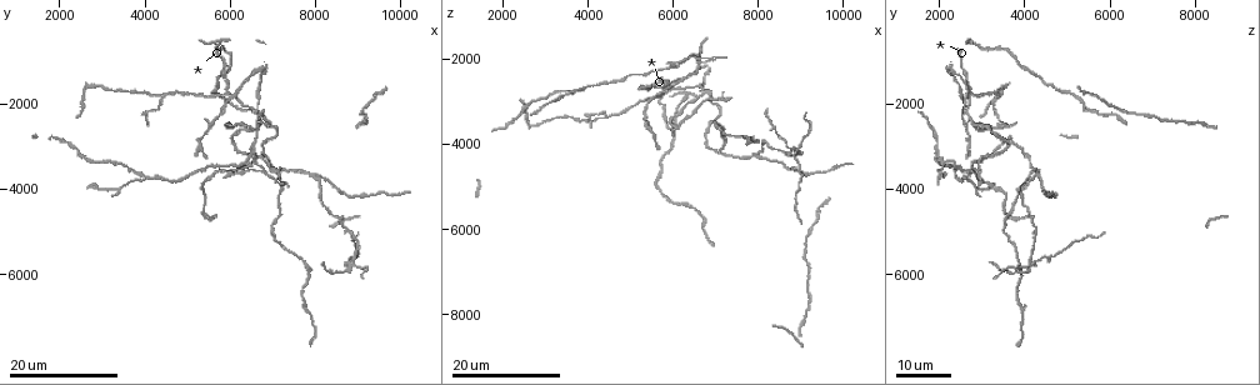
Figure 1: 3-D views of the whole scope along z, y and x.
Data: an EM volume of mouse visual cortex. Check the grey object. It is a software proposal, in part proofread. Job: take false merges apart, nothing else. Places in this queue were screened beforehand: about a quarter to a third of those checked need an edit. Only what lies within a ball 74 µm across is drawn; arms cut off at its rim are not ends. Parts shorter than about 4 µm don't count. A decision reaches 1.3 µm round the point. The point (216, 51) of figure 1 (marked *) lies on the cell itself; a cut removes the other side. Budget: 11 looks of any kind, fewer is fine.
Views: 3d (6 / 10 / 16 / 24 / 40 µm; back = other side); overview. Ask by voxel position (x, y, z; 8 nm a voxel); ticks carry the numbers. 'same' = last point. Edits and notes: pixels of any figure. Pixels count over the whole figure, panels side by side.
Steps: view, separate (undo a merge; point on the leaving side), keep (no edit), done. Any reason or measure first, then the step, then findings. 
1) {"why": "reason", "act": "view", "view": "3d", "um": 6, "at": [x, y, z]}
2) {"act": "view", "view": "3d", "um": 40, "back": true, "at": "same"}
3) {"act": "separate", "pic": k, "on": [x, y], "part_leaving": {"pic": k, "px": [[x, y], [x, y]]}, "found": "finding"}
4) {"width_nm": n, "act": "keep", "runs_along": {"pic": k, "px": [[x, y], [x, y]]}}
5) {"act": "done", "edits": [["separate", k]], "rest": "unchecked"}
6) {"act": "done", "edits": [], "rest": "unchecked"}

{"why": "three arms meet", "act": "view", "view": "3d", "um": 16, "at": [6550, 2650, 2850]}

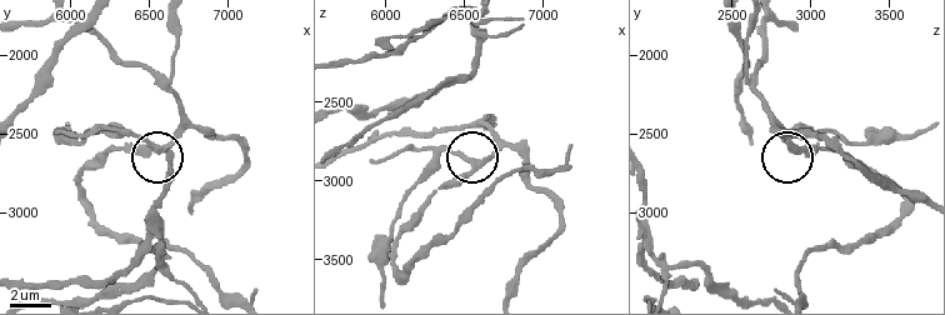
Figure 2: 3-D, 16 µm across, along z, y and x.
{"why": "zoom in", "act": "view", "view": "3d", "um": 10, "at": [6520, 2580, 2860]}

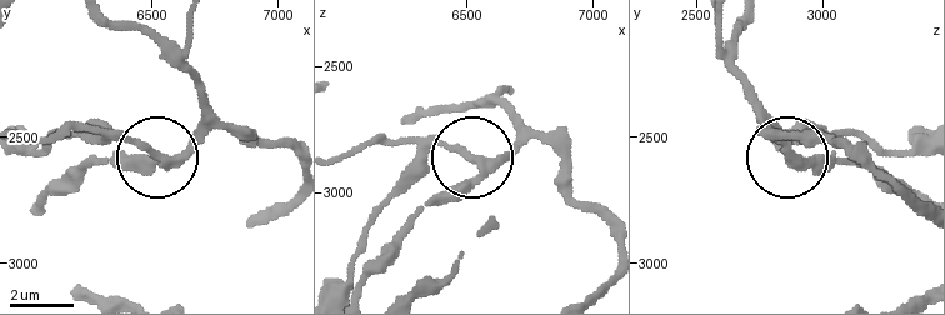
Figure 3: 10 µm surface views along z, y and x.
{"act": "separate", "pic": 3, "on": [126, 134], "part_leaving": {"pic": 3, "px": [[476, 161], [448, 148], [431, 153], [373, 225], [348, 290]]}, "found": "a second cell is stuck on"}

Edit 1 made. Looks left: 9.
{"act": "view", "view": "overview"}

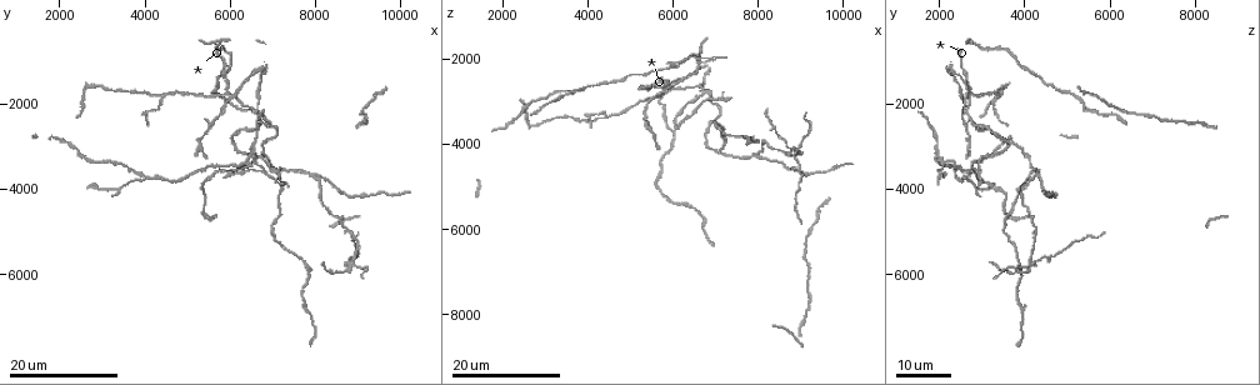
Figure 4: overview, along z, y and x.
{"why": "three arms meet", "act": "view", "view": "3d", "um": 16, "at": [7050, 3550, 4200]}

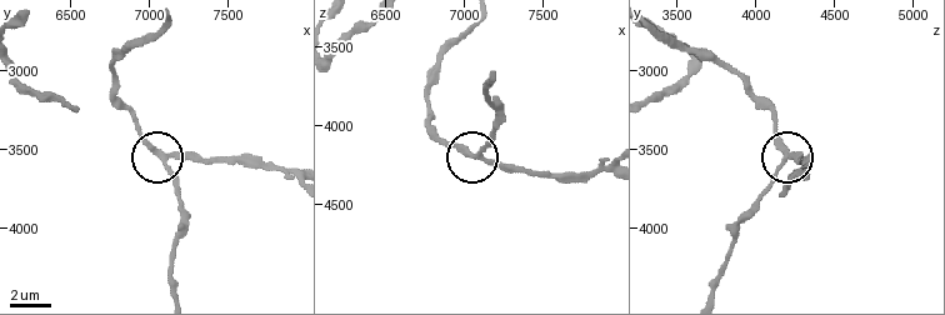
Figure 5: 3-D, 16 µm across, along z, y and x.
{"act": "view", "view": "3d", "um": 6, "at": [7120, 3540, 4200]}

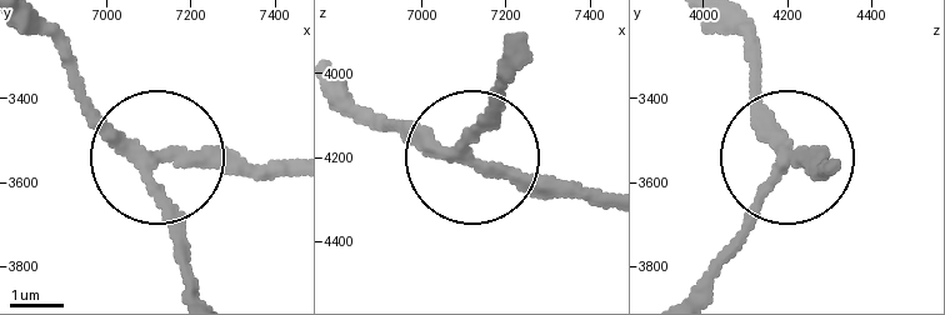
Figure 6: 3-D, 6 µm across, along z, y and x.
{"side_arm_um": 43, "act": "keep", "runs_along": {"pic": 6, "px": [[354, 98], [380, 125], [470, 151], [501, 49]]}, "found": "continuous, no second cell"}

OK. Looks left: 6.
{"why": "three arms meet", "act": "view", "view": "3d", "um": 24, "at": [8000, 3750, 4200]}

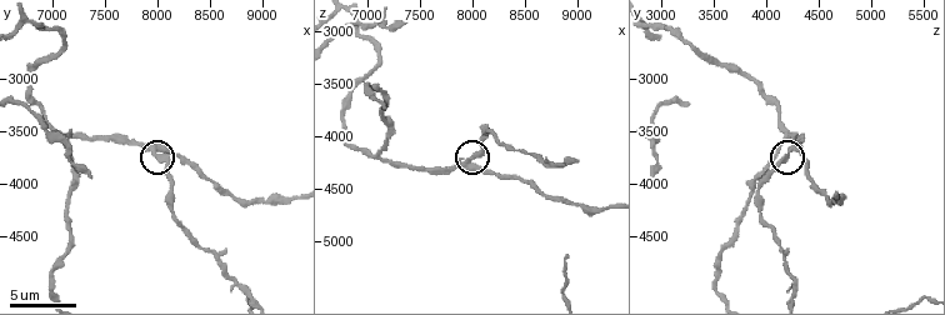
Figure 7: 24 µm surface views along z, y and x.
{"act": "view", "view": "3d", "um": 10, "at": [7960, 3700, 4200]}

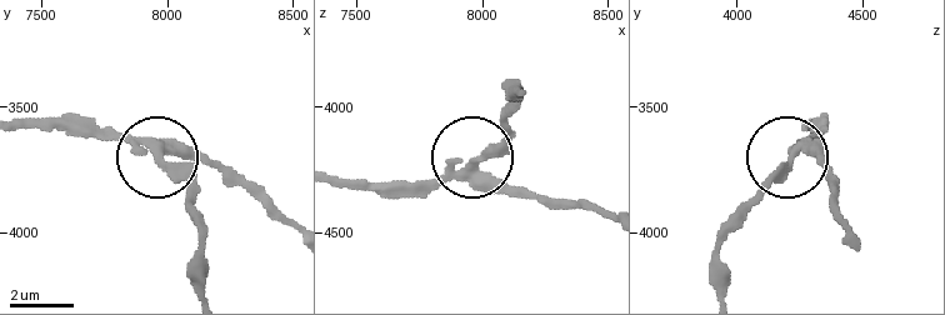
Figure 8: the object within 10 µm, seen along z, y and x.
{"arms": 3, "act": "keep", "found": "one cell here"}

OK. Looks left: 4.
{"why": "three-way junction", "act": "view", "view": "3d", "um": 16, "at": [8640, 4800, 4220]}

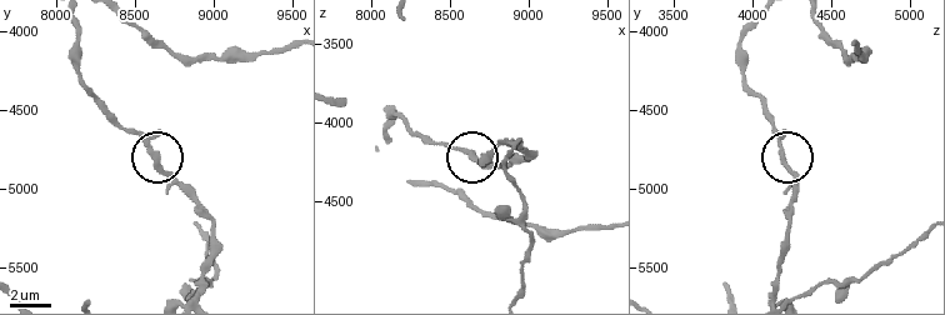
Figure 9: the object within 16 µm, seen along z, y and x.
{"why": "closer look", "act": "view", "view": "3d", "um": 6, "at": [8600, 4780, 4180]}

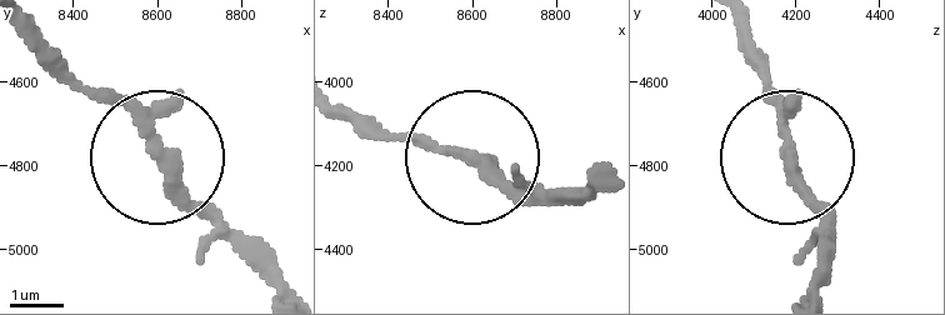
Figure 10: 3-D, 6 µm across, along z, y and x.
{"act": "keep", "runs_along": {"pic": 10, "px": [[26, 25], [246, 249]]}, "found": "continuous, no second cell"}

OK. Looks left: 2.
{"why": "four or more arms meet", "act": "view", "view": "3d", "um": 16, "at": [8850, 5700, 4200]}

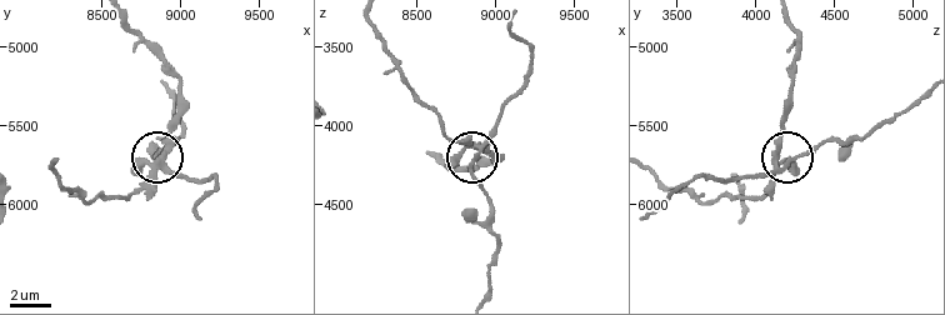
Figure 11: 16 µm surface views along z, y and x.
{"act": "view", "view": "3d", "um": 10, "at": [8860, 5740, 4200]}

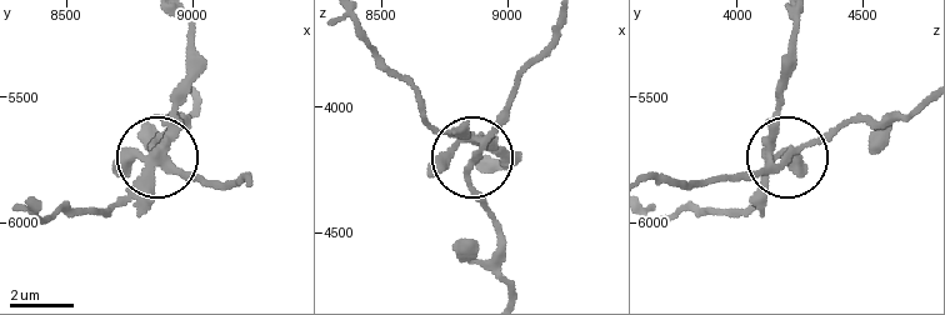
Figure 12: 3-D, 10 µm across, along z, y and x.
{"arms": 4, "act": "separate", "pic": 12, "on": [469, 180], "part_leaving": {"pic": 12, "px": [[479, 140], [470, 186], [489, 219], [495, 266], [508, 291]]}, "found": "a second cell is stuck on"}

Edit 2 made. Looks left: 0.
{"act": "done", "edits": [["separate", 3], ["separate", 12]], "rest": "unchecked"}

